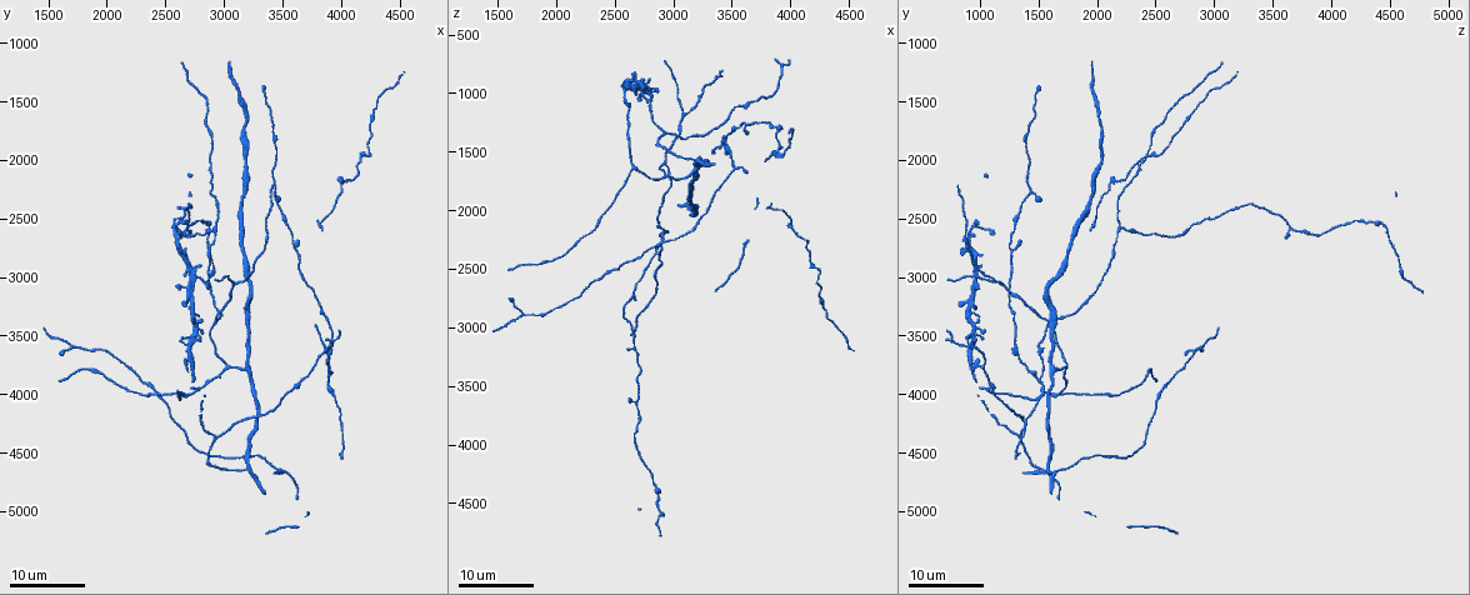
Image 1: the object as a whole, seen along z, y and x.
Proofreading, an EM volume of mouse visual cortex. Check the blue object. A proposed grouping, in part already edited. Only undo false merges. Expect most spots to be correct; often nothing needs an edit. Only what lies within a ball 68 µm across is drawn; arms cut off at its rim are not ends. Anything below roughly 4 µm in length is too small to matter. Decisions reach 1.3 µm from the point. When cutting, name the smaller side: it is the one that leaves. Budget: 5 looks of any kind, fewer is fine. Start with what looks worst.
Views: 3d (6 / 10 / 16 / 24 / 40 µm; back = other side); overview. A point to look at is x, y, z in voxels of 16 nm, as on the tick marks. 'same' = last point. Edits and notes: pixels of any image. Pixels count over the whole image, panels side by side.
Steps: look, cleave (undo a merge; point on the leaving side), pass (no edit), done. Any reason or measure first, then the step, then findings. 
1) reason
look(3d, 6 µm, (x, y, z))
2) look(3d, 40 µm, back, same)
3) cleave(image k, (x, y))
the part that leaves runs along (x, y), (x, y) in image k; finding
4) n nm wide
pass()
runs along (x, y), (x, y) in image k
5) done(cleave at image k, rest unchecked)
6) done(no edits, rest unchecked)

small branch off a trunk
look(3d, 24 µm, (3880, 3880, 1520))

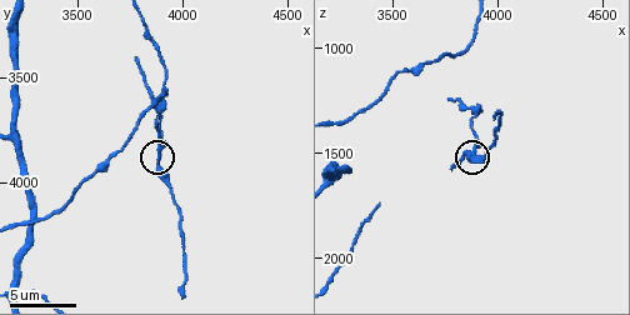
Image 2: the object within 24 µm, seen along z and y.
look(3d, 6 µm, (3880, 3880, 1500))

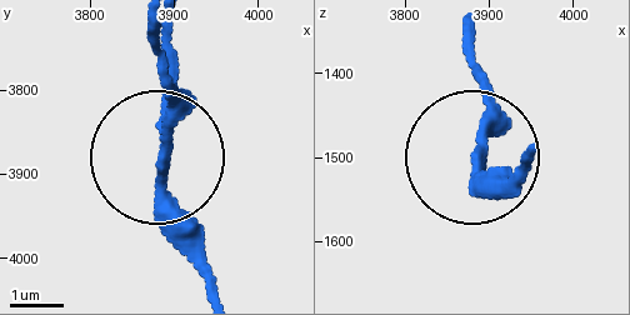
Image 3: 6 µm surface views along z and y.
side arm 9 µm
pass()
continuous, no second neuron

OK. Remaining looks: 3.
two arms in line, one across
look(3d, 16 µm, (3420, 2300, 1440))

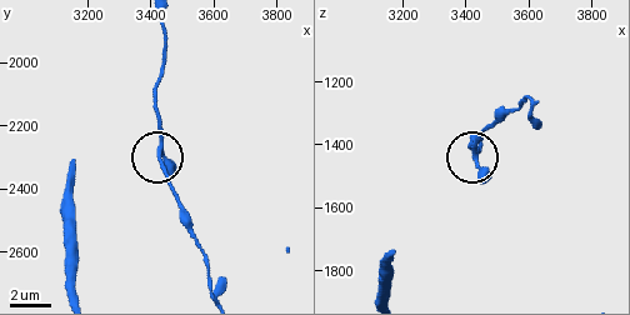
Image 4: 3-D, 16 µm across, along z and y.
look(3d, 10 µm, (3440, 2270, 1430))

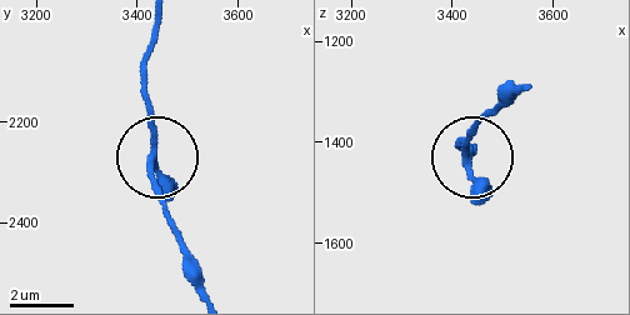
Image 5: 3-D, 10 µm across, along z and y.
pass()
runs along (208, 294), (154, 173), (146, 71) in image 5; one neuron here

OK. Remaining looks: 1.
done(no edits, rest unchecked)

